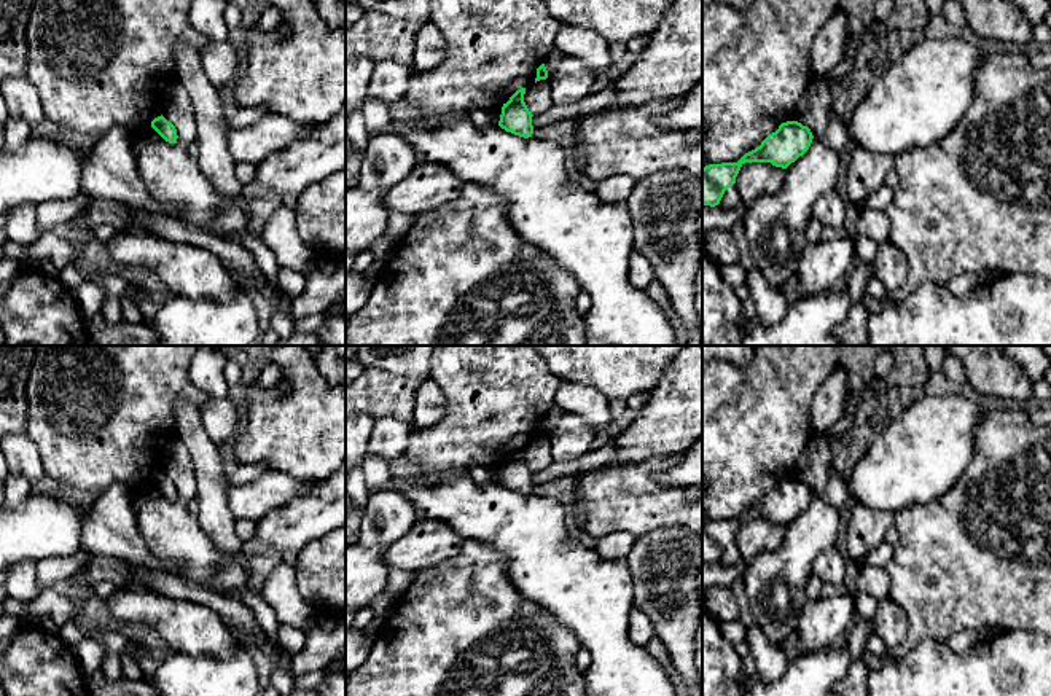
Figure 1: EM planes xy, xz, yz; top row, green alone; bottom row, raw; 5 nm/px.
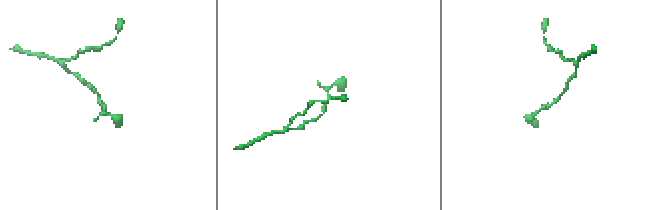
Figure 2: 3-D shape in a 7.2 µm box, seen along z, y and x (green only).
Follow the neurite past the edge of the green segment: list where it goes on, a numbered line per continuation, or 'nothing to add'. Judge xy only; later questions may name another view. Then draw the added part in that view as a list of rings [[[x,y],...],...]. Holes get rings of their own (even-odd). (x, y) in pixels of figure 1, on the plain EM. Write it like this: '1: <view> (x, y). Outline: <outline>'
nothing to add

